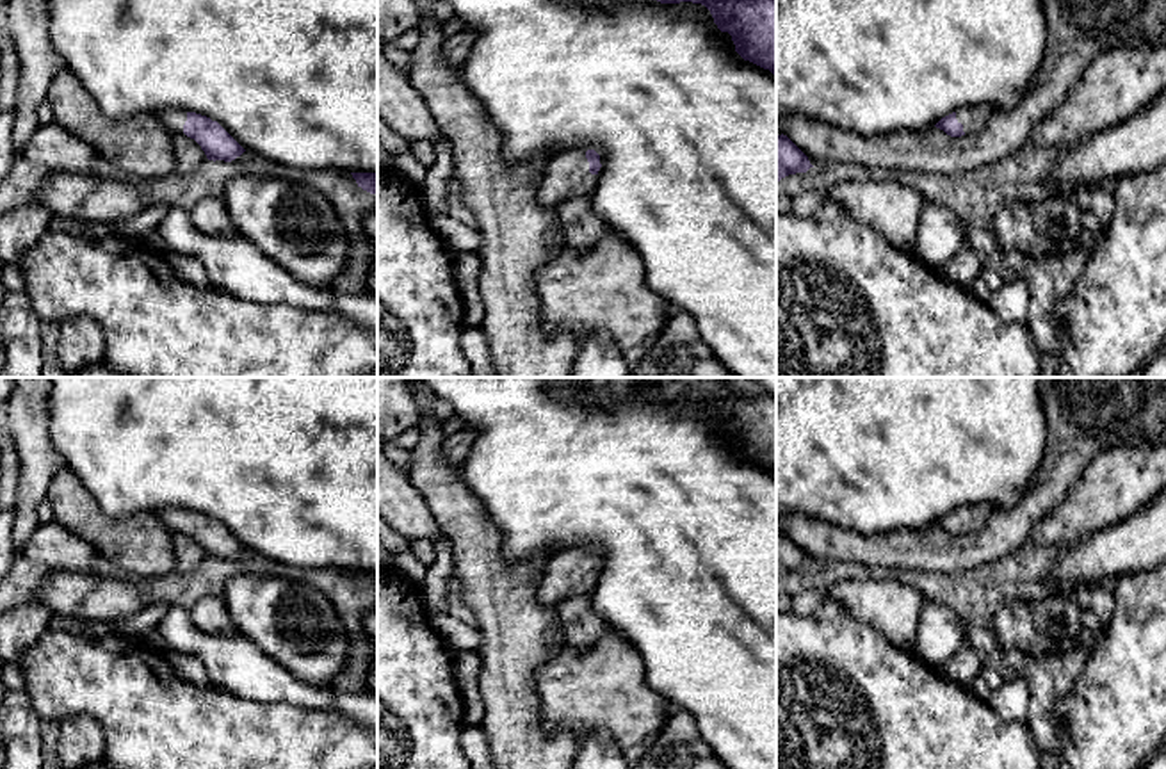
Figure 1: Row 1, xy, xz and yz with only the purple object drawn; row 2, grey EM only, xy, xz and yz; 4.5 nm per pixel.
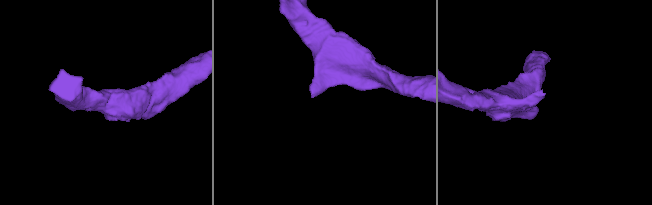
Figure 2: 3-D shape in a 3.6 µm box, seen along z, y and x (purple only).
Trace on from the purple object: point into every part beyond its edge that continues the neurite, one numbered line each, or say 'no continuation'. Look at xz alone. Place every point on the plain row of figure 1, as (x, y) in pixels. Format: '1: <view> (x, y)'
1: xz (566, 574)

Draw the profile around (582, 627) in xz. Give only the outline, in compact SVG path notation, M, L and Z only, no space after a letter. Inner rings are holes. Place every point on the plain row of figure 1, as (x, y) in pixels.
M591 593L568 598L555 611L566 637L566 646L575 652L593 648L605 630L603 619L593 611Z

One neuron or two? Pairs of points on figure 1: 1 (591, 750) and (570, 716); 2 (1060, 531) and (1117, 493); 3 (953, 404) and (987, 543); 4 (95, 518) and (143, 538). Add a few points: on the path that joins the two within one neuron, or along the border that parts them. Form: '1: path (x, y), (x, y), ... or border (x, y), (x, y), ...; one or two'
1: border (577, 739), (604, 730), (622, 750); two
2: path (1074, 518), (1102, 495); one
3: border (1029, 485), (1017, 502), (994, 509); two
4: path (107, 531), (114, 538), (130, 538); one

